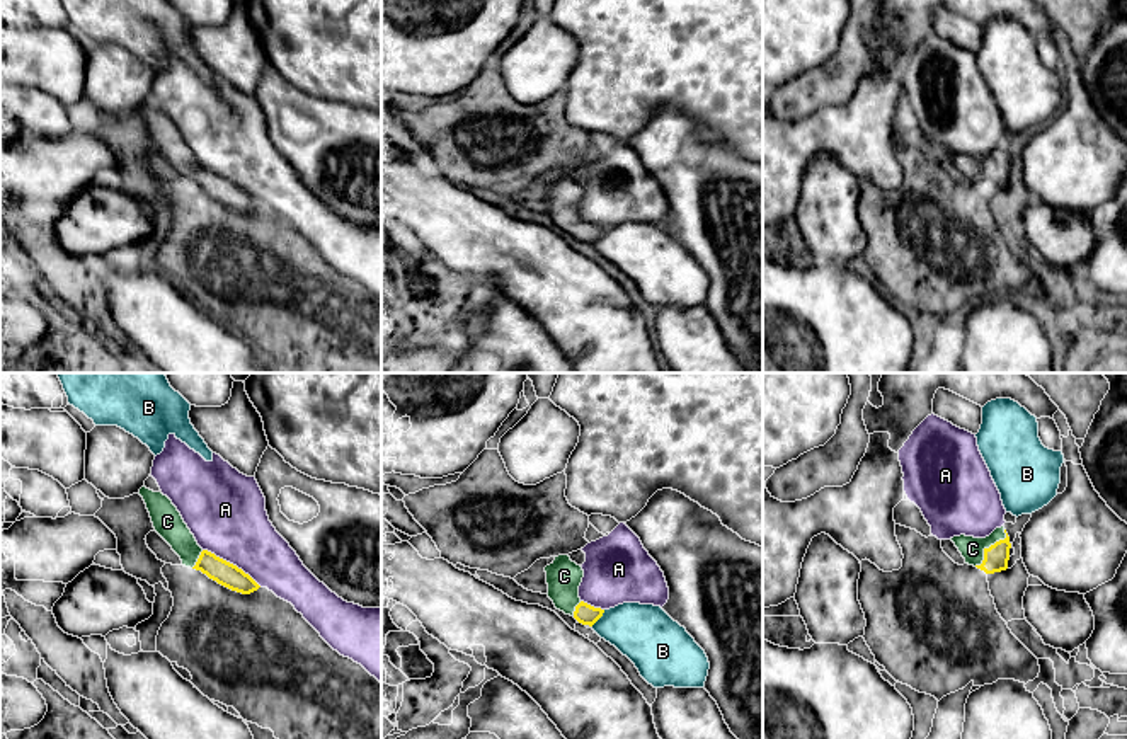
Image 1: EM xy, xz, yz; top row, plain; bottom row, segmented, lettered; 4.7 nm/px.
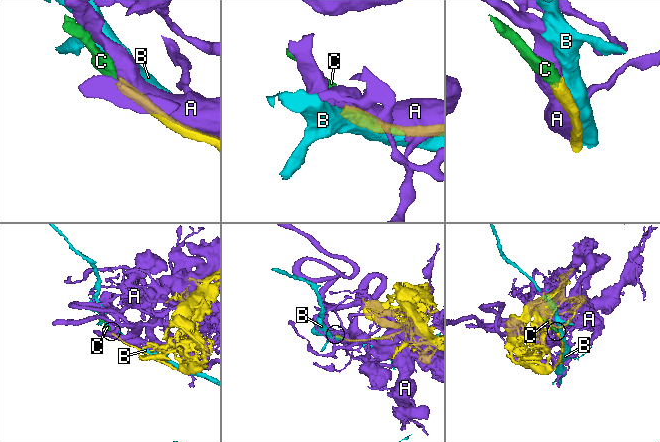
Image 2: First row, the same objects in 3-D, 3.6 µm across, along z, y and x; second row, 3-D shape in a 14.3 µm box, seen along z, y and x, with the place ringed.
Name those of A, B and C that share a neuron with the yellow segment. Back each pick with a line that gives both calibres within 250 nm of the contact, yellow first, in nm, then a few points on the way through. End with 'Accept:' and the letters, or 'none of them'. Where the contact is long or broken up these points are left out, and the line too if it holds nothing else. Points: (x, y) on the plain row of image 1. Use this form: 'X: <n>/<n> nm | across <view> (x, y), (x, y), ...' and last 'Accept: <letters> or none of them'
C: 120/110 nm | across yz (996, 176), (989, 166), (972, 167)
Accept: C

